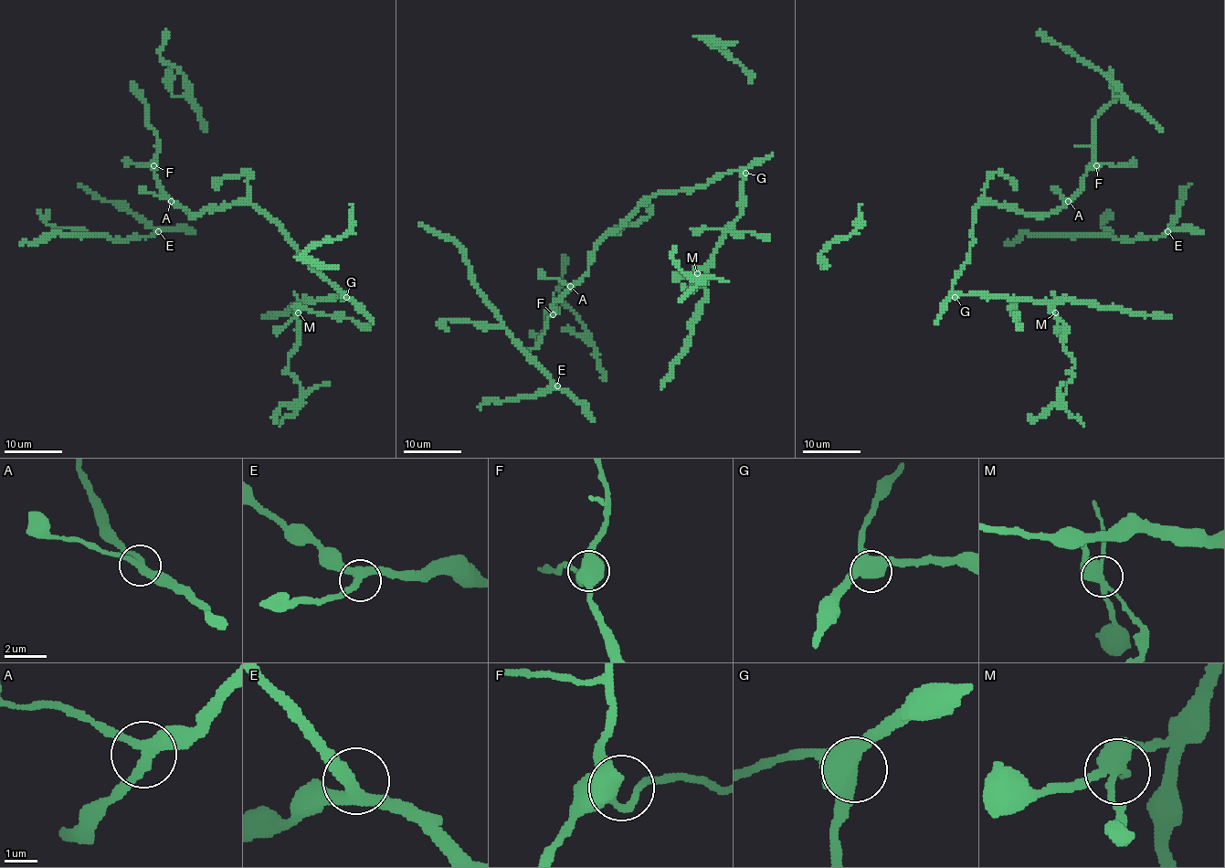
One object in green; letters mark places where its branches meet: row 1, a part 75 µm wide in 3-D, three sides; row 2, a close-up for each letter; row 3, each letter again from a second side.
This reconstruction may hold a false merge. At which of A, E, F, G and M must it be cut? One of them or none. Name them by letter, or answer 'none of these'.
M

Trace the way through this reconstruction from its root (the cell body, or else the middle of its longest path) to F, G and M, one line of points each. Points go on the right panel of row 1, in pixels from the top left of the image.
F: (1023, 214), (1053, 214), (1080, 189), (1086, 173), (1096, 165)
G: (1023, 214), (989, 202), (975, 211), (970, 258), (955, 280), (955, 297)
M: (1023, 214), (989, 202), (975, 211), (970, 258), (952, 291), (1046, 301), (1055, 313)

